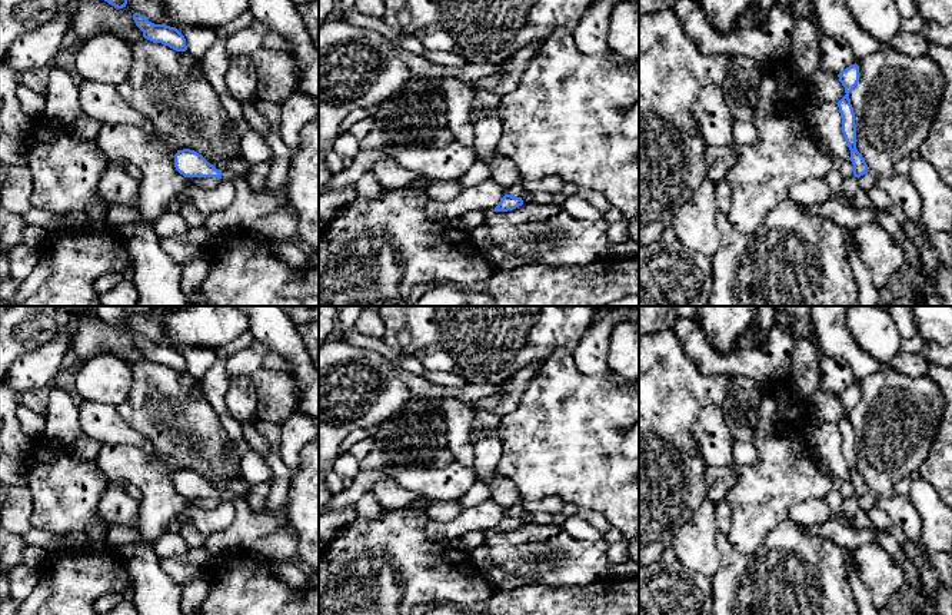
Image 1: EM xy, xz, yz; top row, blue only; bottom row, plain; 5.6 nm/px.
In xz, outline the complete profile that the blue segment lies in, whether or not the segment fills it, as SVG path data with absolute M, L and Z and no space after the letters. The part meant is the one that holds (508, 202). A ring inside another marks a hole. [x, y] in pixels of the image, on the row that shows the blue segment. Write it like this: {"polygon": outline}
{"polygon": "M505 195L500 202L497 203L497 206L495 207L493 212L507 212L507 210L513 210L519 206L523 205L522 197L515 197L512 195Z"}

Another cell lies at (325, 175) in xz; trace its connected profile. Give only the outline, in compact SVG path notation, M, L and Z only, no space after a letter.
M319 159L319 196L324 195L324 187L332 180L333 173L326 164L326 160Z

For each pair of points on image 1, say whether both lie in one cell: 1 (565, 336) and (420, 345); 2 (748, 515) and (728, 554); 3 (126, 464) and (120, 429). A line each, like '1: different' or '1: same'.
1: same
2: different
3: different

